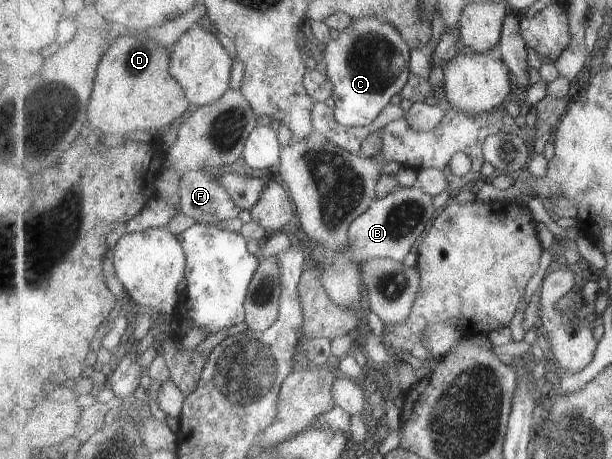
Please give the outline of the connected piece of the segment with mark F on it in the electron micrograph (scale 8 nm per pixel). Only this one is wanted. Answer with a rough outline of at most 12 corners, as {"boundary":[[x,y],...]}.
{"boundary":[[197,170],[180,179],[179,209],[216,226],[240,216],[218,177]]}

